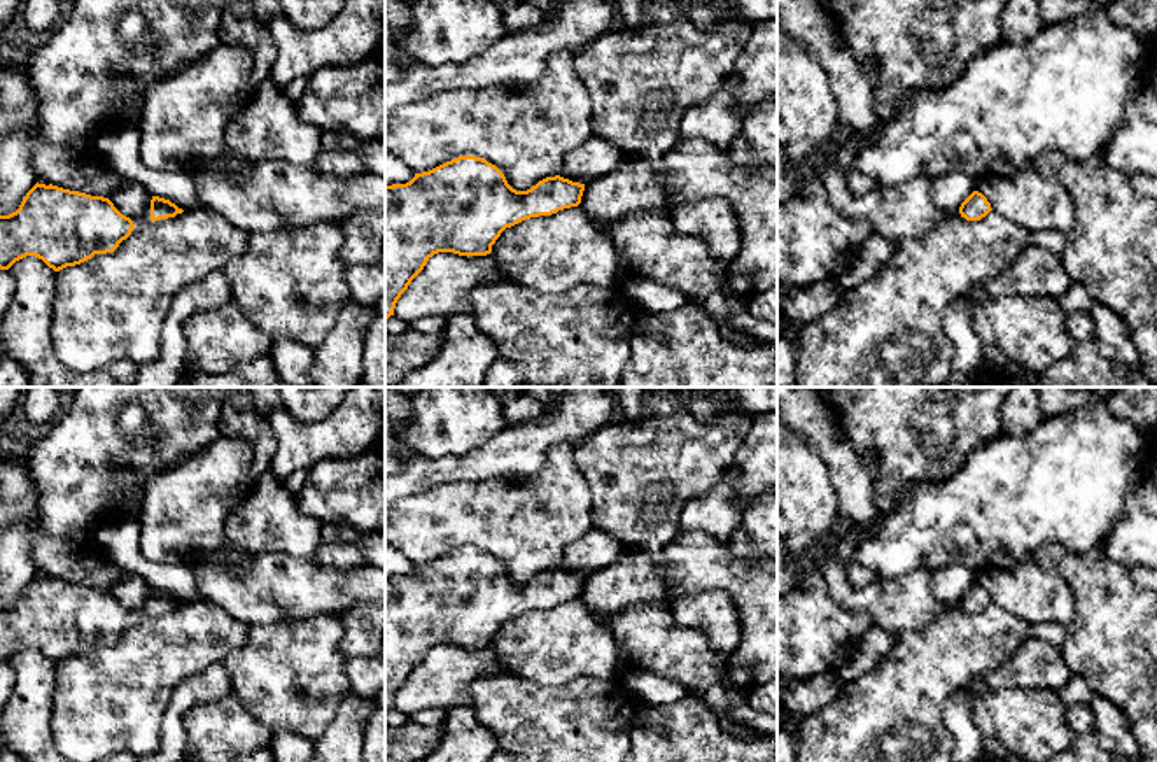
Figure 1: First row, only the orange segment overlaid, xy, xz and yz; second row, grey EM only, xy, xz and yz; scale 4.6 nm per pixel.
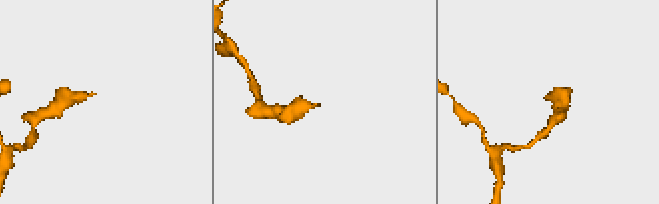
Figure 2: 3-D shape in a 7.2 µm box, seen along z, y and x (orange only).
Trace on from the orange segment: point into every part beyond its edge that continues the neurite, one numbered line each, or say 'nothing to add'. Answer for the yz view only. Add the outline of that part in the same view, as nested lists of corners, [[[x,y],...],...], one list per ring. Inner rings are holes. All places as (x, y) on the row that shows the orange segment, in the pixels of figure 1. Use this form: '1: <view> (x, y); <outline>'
nothing to add

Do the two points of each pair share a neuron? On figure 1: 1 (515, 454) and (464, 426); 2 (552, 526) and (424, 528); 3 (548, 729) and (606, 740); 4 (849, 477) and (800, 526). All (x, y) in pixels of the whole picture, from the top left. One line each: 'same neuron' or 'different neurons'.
1: different neurons
2: same neuron
3: same neuron
4: different neurons

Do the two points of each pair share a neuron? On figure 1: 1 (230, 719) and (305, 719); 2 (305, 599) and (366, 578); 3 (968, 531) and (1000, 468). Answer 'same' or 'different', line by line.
1: different
2: same
3: same

